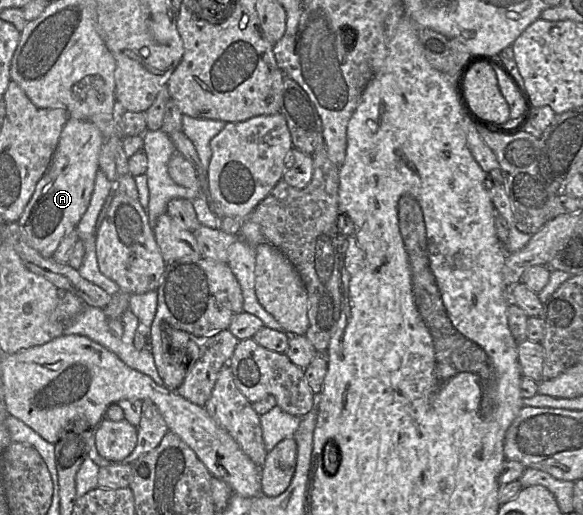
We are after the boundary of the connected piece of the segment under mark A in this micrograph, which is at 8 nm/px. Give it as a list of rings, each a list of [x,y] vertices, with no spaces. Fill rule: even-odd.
[[[69,118],[63,127],[51,163],[17,221],[29,245],[43,257],[53,257],[61,240],[76,229],[87,210],[104,142],[102,133],[90,121]]]

